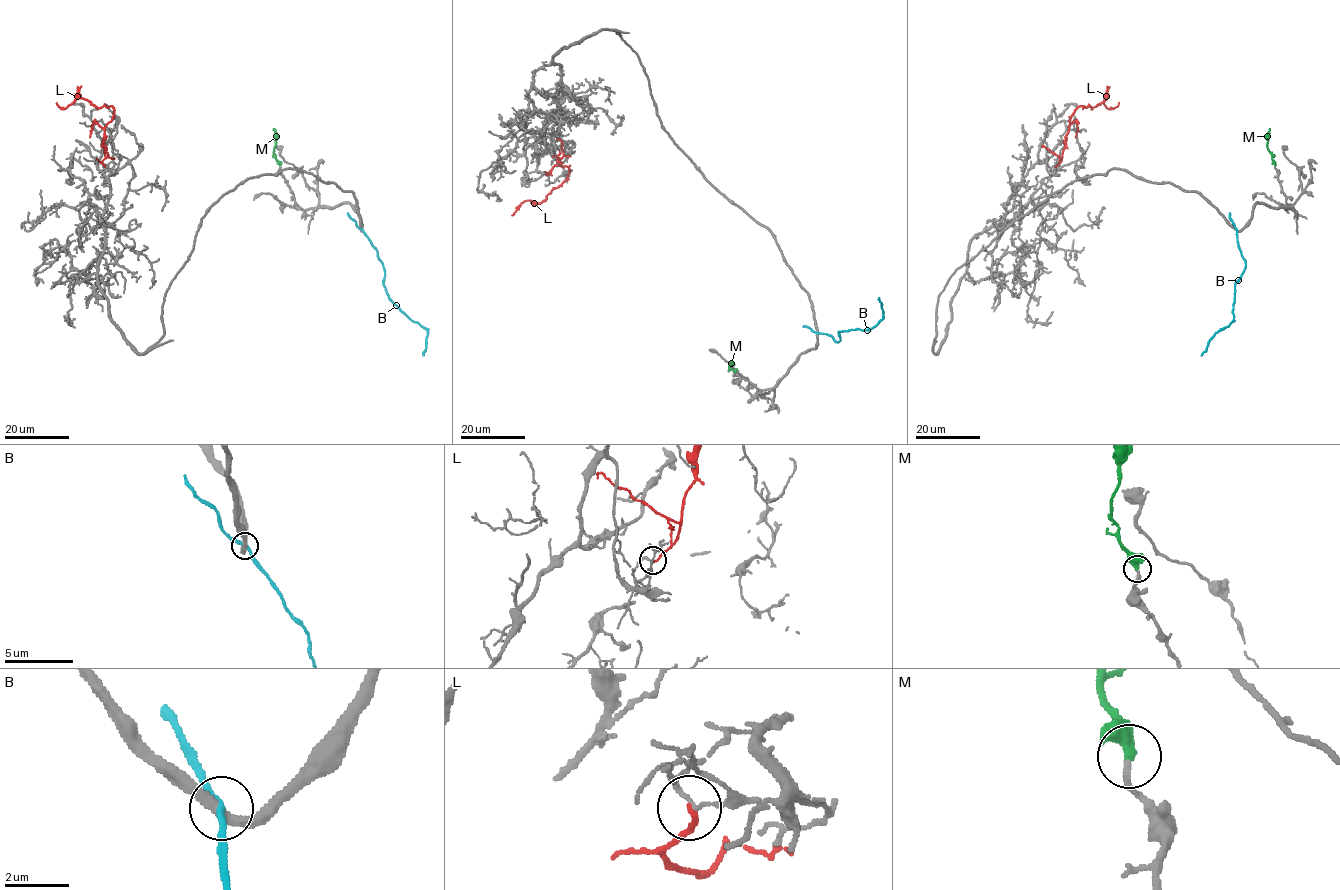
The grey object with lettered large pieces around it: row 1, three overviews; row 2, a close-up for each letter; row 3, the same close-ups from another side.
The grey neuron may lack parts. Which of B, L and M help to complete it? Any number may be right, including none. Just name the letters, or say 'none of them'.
M

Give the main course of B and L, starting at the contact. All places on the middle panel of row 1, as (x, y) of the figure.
B: (817, 333), (830, 335), (838, 342), (839, 332), (873, 327), (882, 318), (878, 297)
L: (559, 151), (557, 155), (560, 165), (568, 168), (567, 178), (540, 202), (527, 200), (511, 215)

